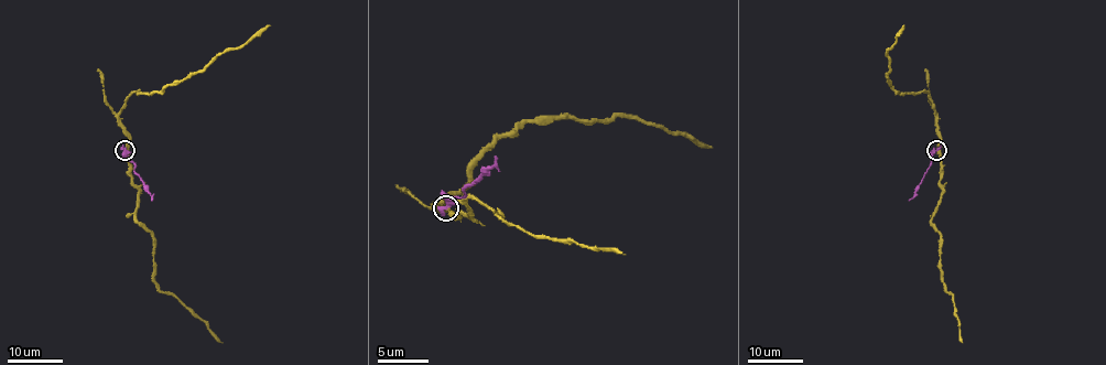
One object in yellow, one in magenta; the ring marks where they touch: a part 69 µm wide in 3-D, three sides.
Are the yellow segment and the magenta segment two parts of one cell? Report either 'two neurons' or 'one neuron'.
two neurons

